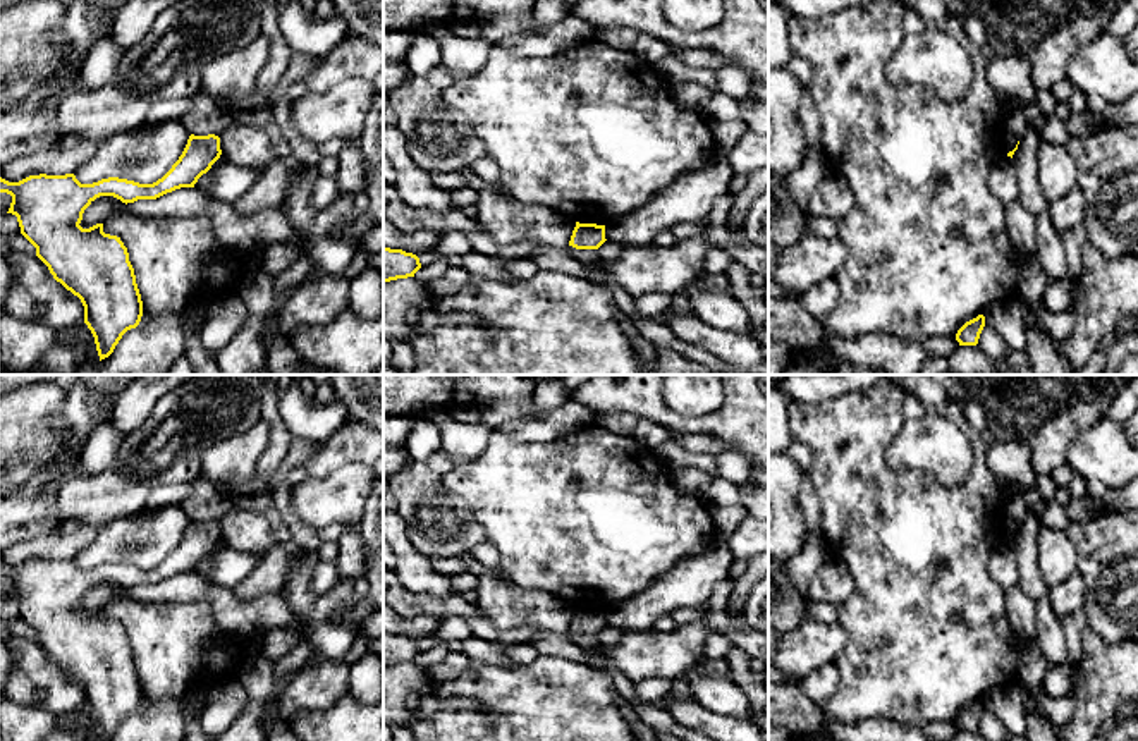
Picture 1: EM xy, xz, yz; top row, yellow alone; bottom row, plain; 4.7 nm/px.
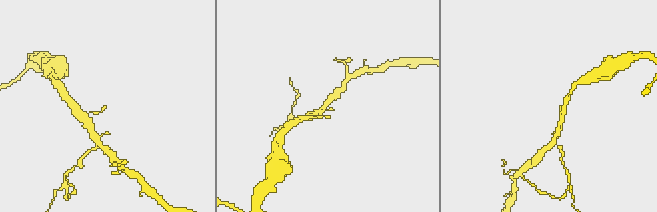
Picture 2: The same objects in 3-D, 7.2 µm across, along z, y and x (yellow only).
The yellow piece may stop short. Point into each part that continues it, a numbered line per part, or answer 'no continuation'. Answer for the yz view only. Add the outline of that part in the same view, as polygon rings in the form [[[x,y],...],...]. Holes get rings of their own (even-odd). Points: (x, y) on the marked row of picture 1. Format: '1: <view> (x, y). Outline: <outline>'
no continuation

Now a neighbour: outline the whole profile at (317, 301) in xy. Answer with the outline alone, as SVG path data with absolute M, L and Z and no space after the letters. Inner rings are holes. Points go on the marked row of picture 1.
M320 272L304 280L278 315L278 327L287 339L297 327L325 325L349 308L349 280L344 273Z

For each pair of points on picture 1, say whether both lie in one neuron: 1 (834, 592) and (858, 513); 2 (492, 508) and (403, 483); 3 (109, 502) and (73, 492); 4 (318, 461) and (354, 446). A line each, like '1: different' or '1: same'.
1: different
2: different
3: same
4: same

